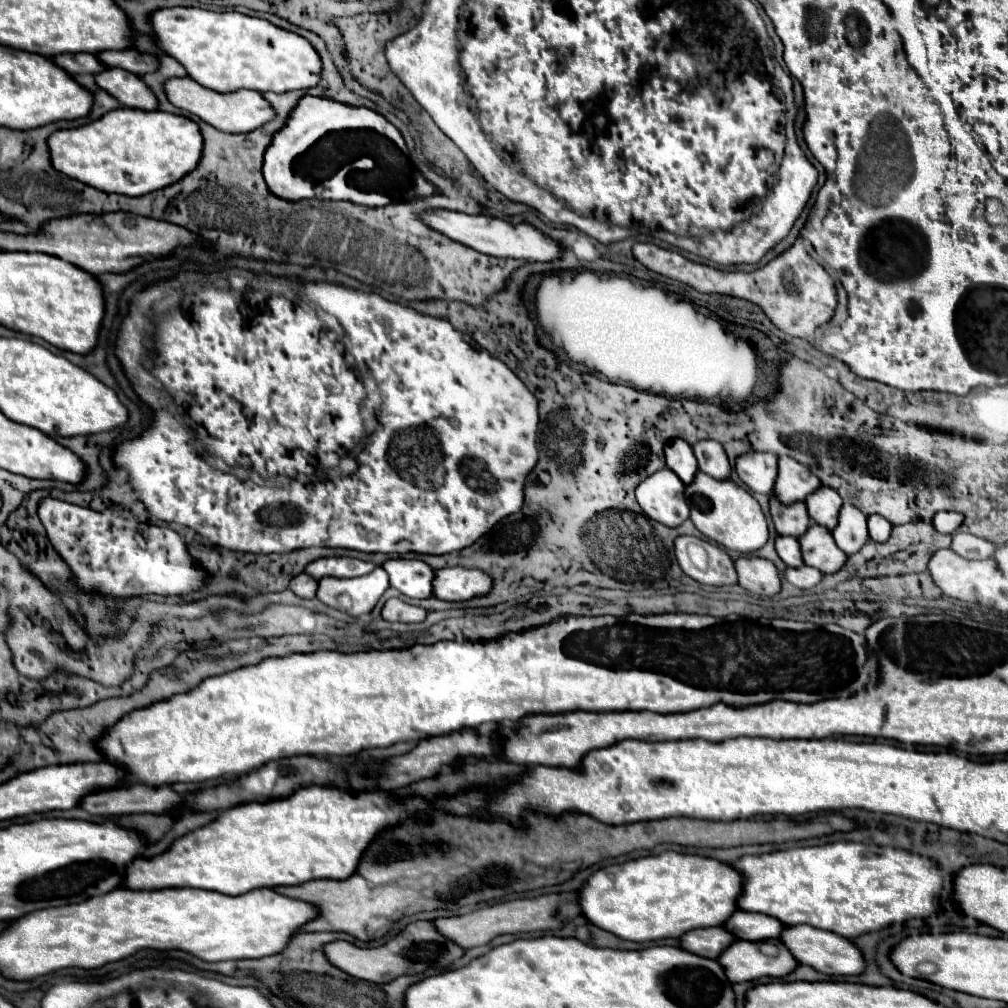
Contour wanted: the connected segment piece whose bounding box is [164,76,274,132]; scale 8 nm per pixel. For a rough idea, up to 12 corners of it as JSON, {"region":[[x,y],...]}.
{"region":[[192,78],[166,80],[172,106],[222,132],[274,116],[256,90],[220,94]]}

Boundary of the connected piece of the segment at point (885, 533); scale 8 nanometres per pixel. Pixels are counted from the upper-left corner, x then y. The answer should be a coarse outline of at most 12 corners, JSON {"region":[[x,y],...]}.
{"region":[[880,514],[868,516],[874,542],[886,542],[892,524]]}

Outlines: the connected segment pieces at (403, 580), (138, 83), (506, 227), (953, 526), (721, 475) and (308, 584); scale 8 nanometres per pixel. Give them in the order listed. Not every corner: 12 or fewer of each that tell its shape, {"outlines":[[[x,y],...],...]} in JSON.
{"outlines":[[[422,560],[384,564],[390,586],[408,598],[432,596],[434,570]],[[120,68],[94,74],[98,88],[126,108],[156,108],[156,96]],[[424,210],[418,218],[488,256],[550,262],[560,242],[488,214]],[[938,512],[934,526],[942,534],[956,532],[964,514]],[[716,440],[692,444],[698,468],[718,480],[730,478],[730,462]],[[306,572],[290,580],[290,590],[314,598],[318,582]]]}

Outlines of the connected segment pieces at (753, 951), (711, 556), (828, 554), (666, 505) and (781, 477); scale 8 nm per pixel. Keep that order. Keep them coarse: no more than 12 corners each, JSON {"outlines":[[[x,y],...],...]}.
{"outlines":[[[736,940],[720,964],[730,982],[782,978],[798,962],[780,940],[776,956],[760,942]],[[694,536],[674,544],[680,568],[708,586],[736,584],[720,546]],[[812,524],[798,540],[804,564],[838,572],[848,558],[832,532]],[[668,468],[646,478],[636,498],[672,528],[690,516],[684,482]],[[782,456],[774,496],[802,502],[820,486],[804,464]]]}

